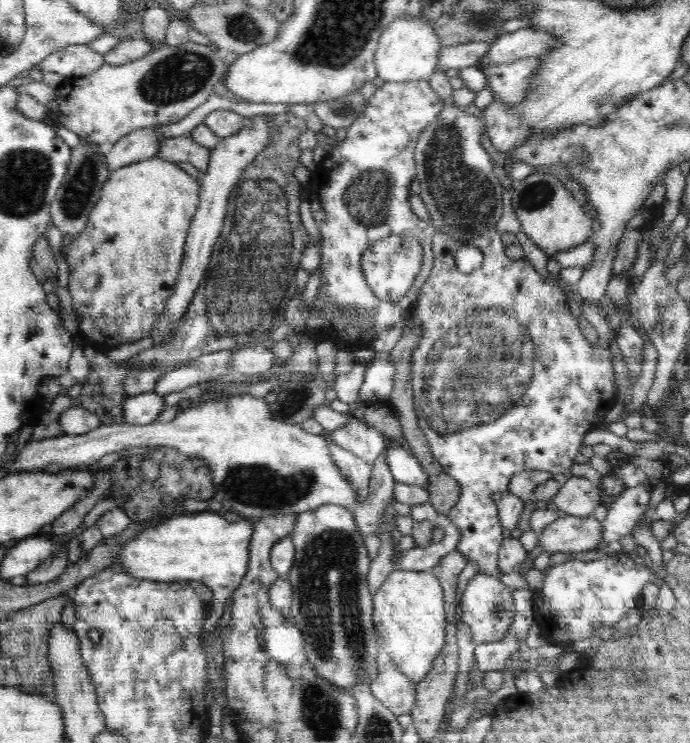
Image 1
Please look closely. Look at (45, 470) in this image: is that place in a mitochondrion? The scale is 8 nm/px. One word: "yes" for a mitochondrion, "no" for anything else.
no

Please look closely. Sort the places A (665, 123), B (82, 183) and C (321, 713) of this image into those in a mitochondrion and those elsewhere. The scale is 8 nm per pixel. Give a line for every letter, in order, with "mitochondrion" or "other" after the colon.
A: mitochondrion
B: mitochondrion
C: mitochondrion

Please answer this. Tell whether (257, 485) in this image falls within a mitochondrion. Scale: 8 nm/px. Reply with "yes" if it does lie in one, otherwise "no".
yes

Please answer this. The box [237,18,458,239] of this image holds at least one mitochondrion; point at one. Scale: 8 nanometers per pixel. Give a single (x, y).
(367, 196)

